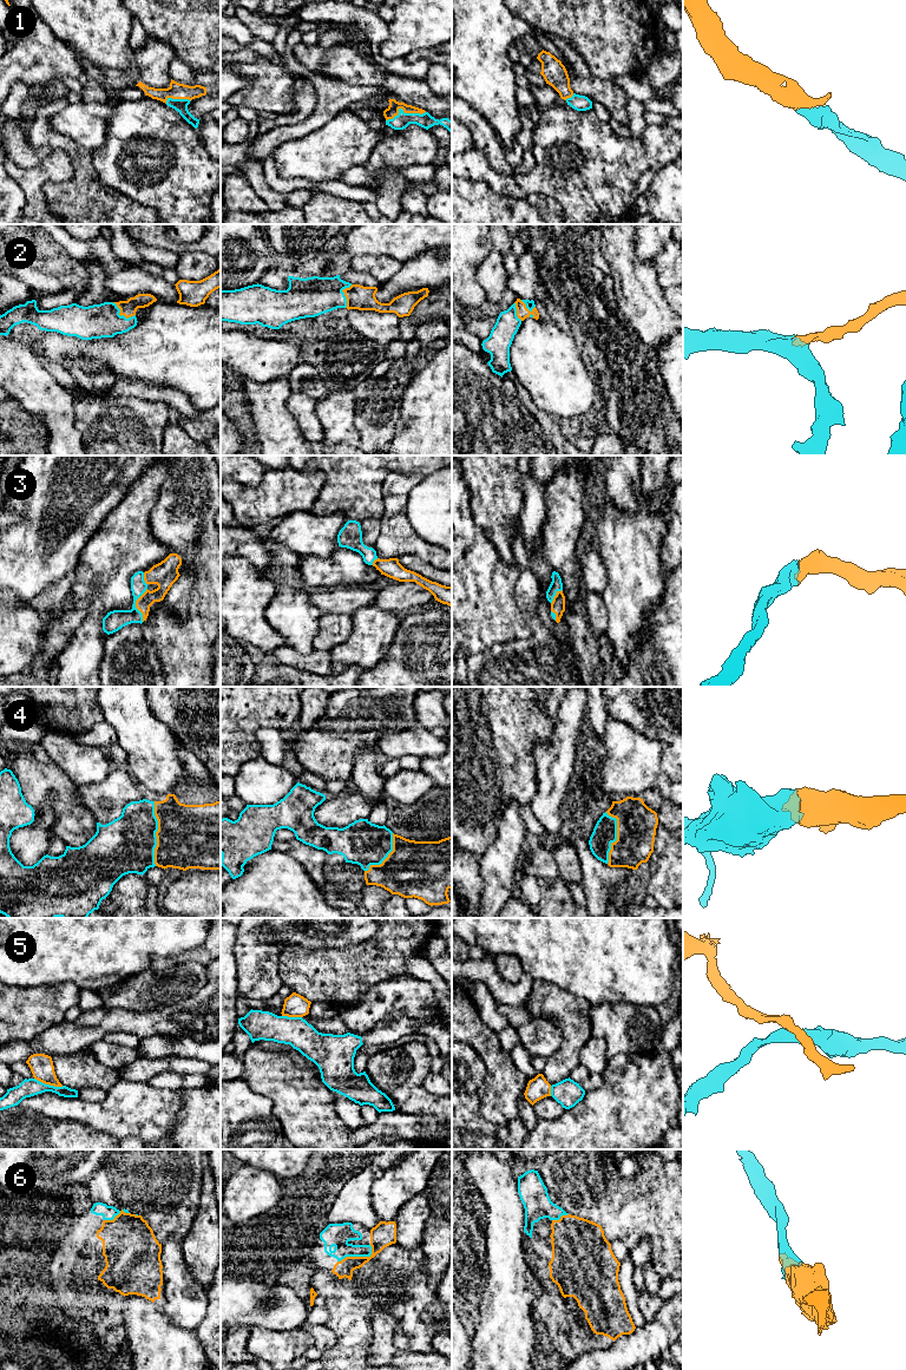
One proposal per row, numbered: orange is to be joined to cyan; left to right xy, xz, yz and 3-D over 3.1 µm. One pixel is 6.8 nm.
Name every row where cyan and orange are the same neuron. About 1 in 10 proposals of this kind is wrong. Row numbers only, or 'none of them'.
1, 2, 3, 4, 6

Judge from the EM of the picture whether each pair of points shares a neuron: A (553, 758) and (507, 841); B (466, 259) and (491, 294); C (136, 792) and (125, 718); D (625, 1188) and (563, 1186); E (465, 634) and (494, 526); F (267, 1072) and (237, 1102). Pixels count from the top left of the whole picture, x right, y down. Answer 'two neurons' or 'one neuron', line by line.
A: two neurons
B: two neurons
C: two neurons
D: one neuron
E: two neurons
F: two neurons

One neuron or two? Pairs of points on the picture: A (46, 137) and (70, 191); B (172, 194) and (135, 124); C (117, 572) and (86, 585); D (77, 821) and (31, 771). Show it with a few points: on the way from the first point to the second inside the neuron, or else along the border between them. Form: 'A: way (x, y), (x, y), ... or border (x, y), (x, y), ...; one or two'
A: way (63, 142), (79, 158), (79, 175); one
B: way (176, 175), (177, 164), (157, 144), (153, 136); one
C: way (110, 572), (104, 572), (93, 579); one
D: way (69, 807), (64, 798), (52, 786), (45, 785); one

